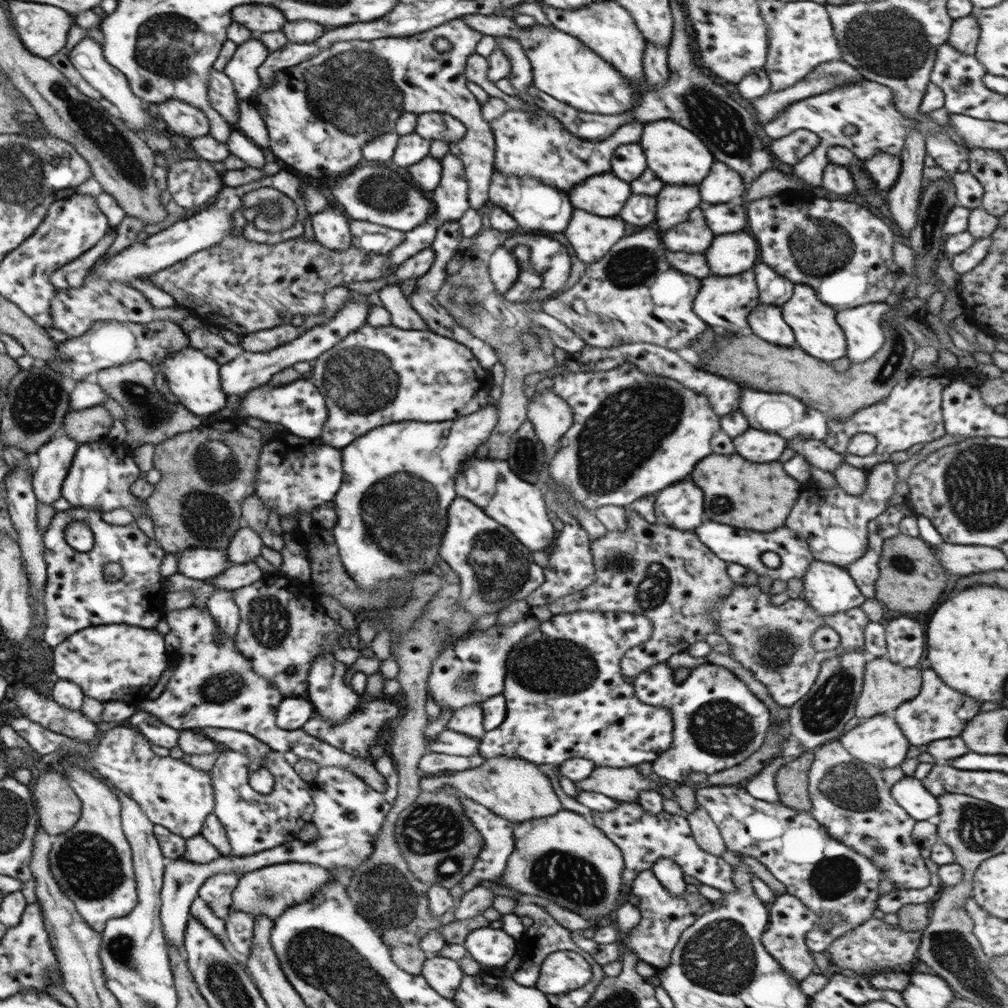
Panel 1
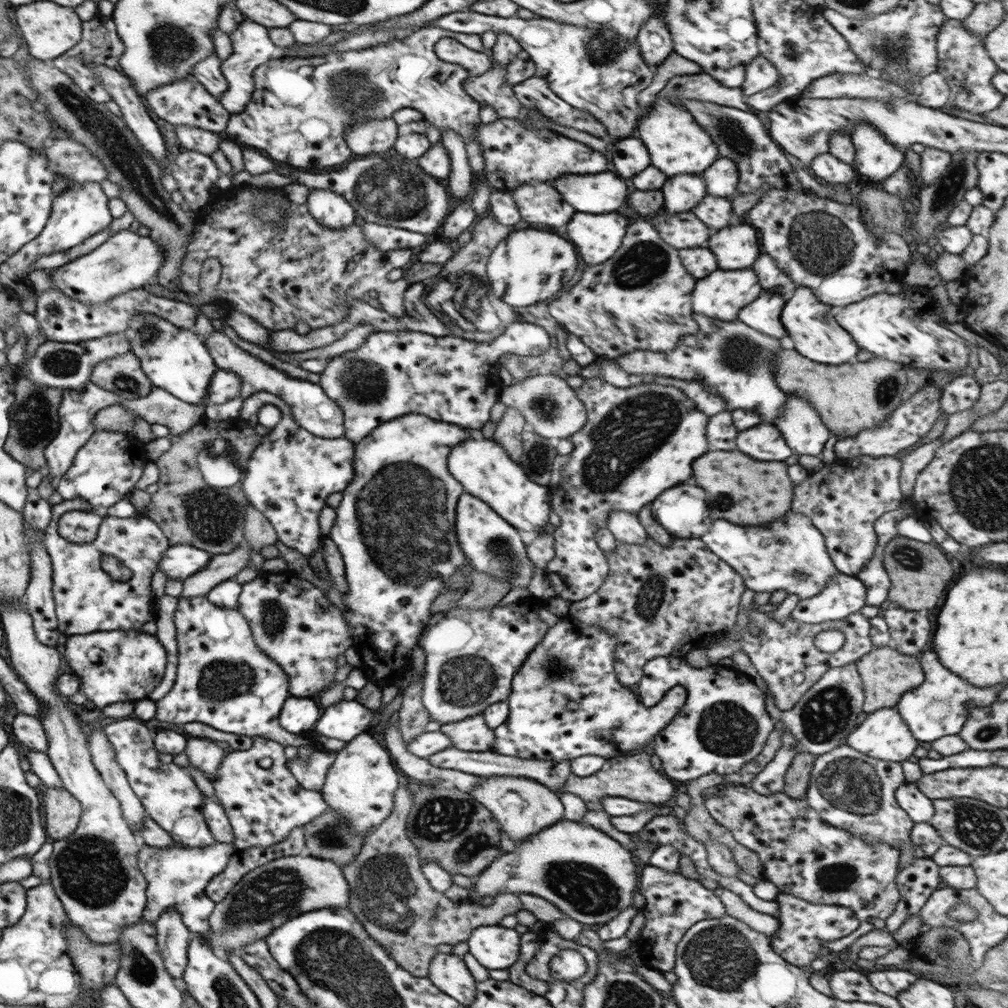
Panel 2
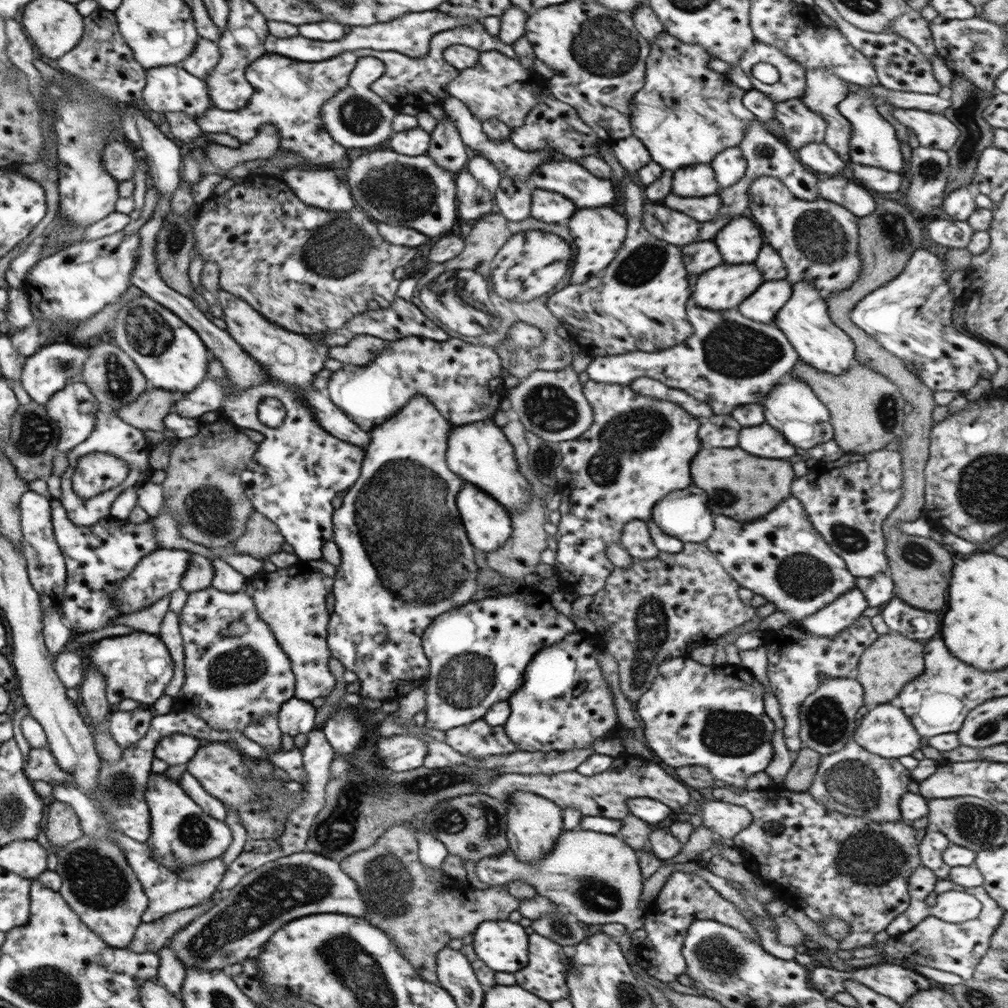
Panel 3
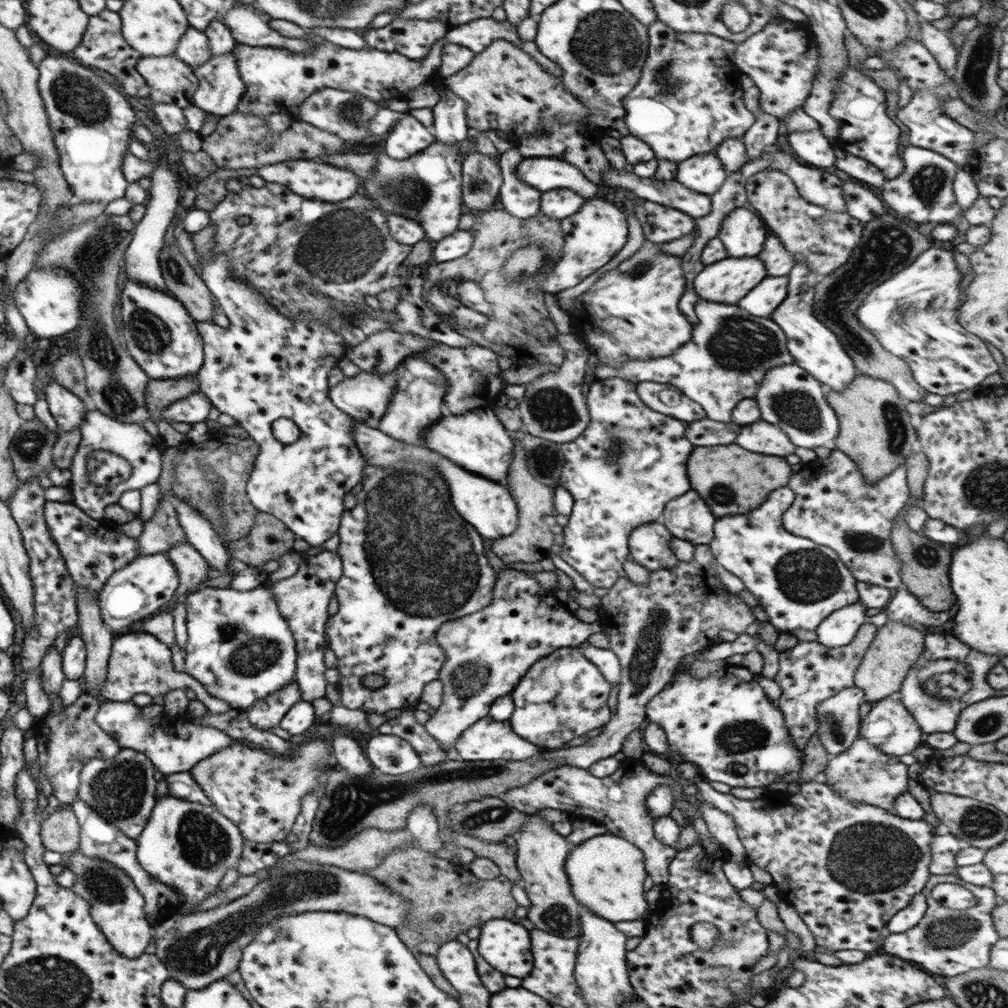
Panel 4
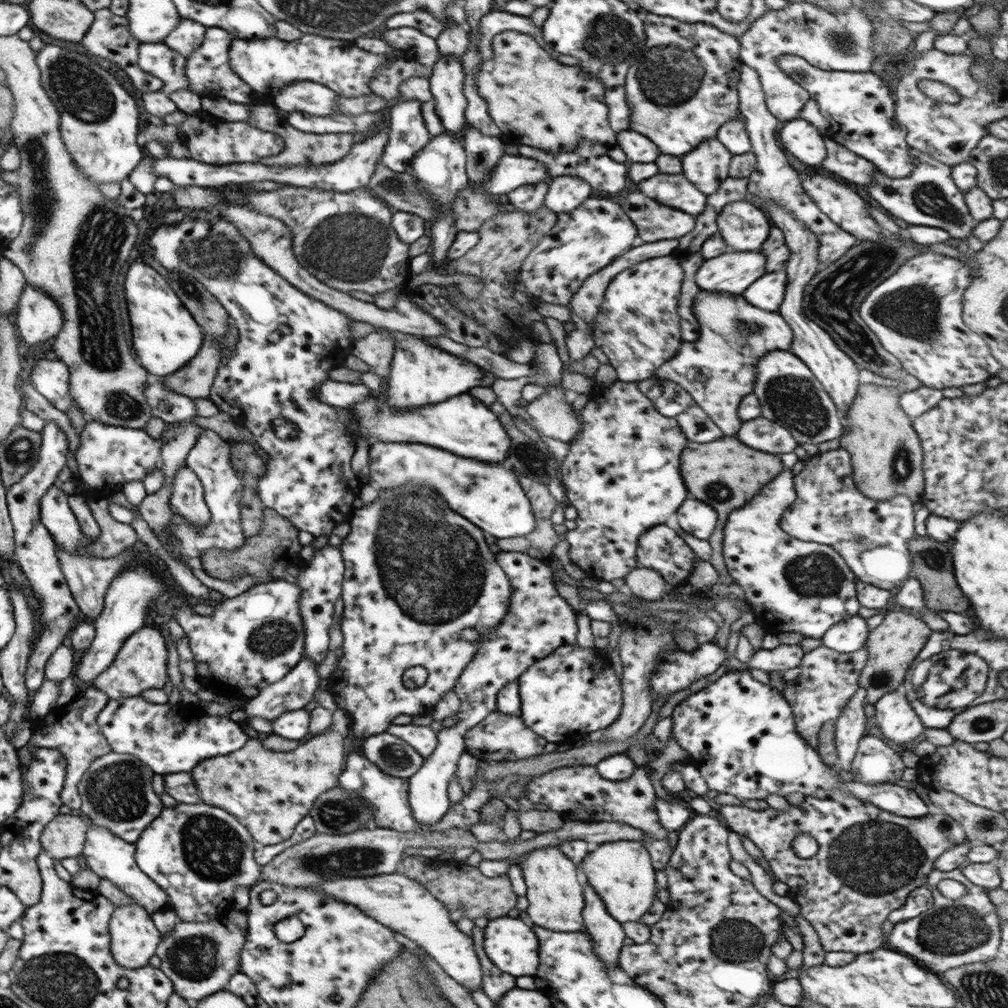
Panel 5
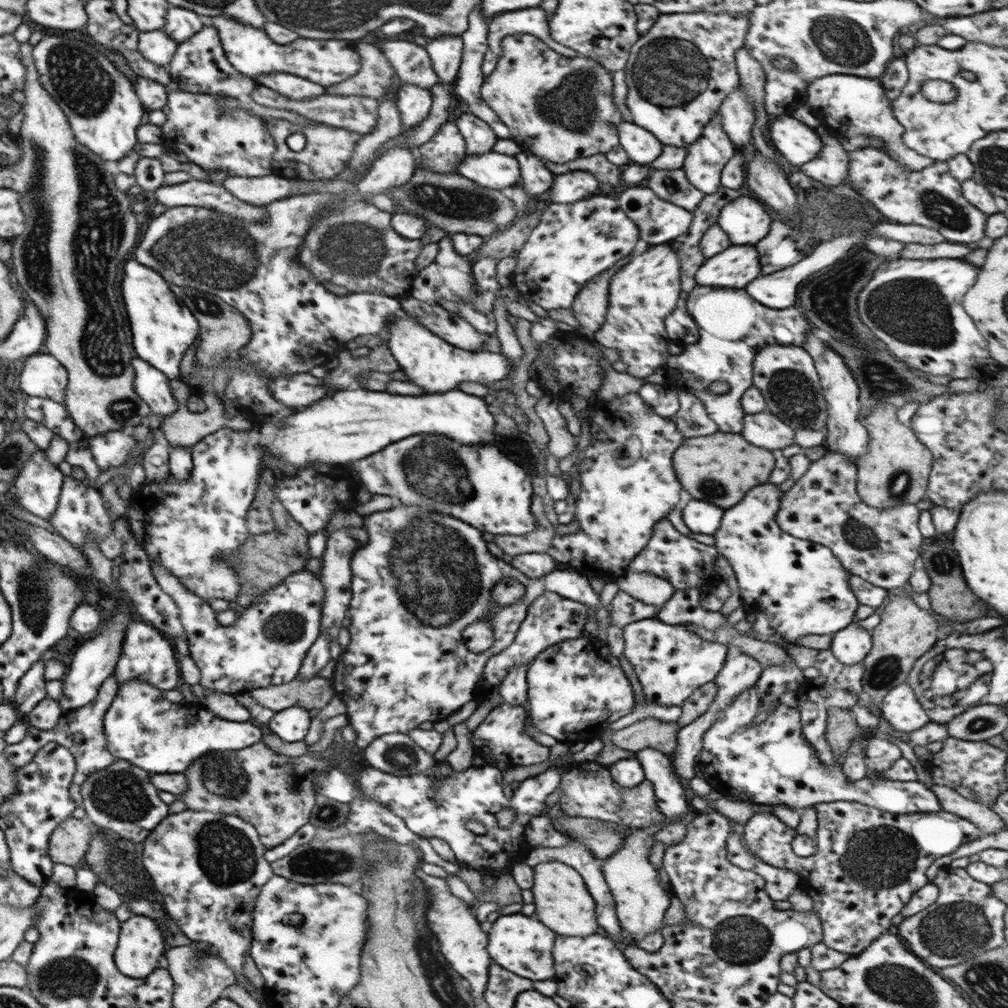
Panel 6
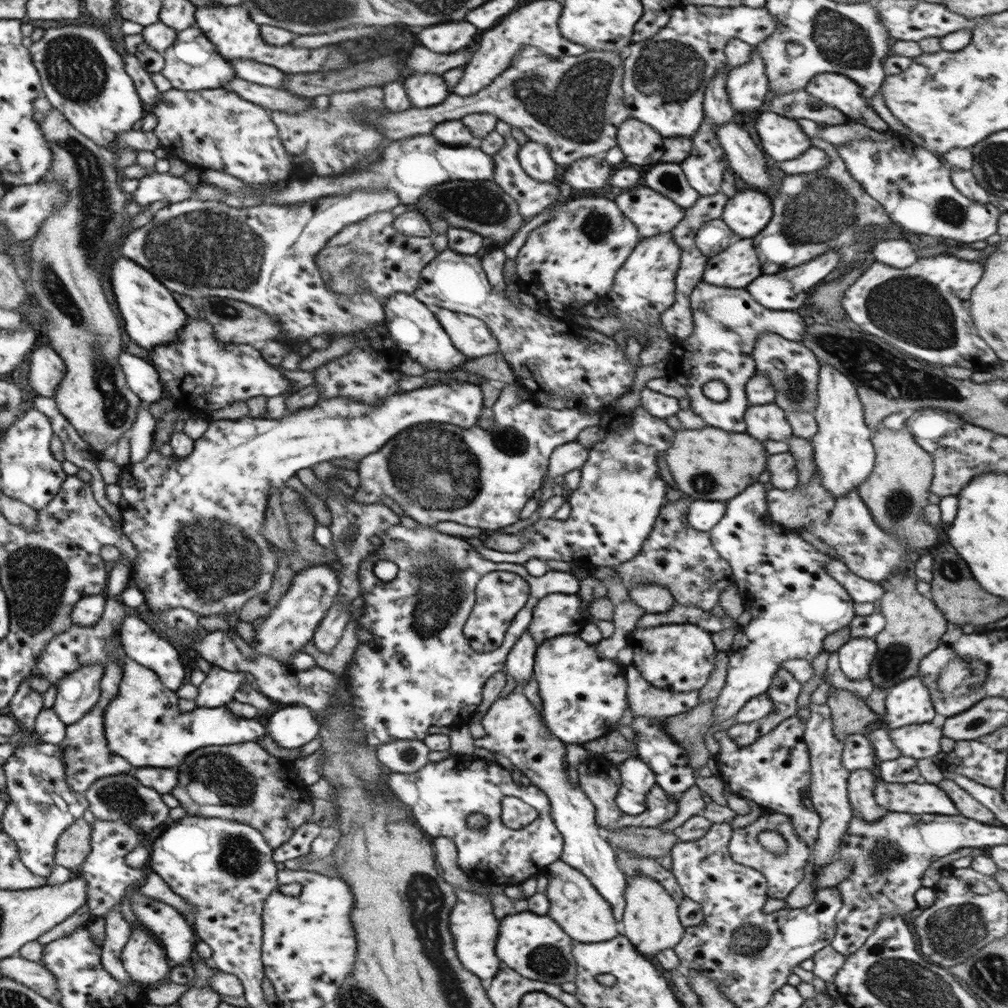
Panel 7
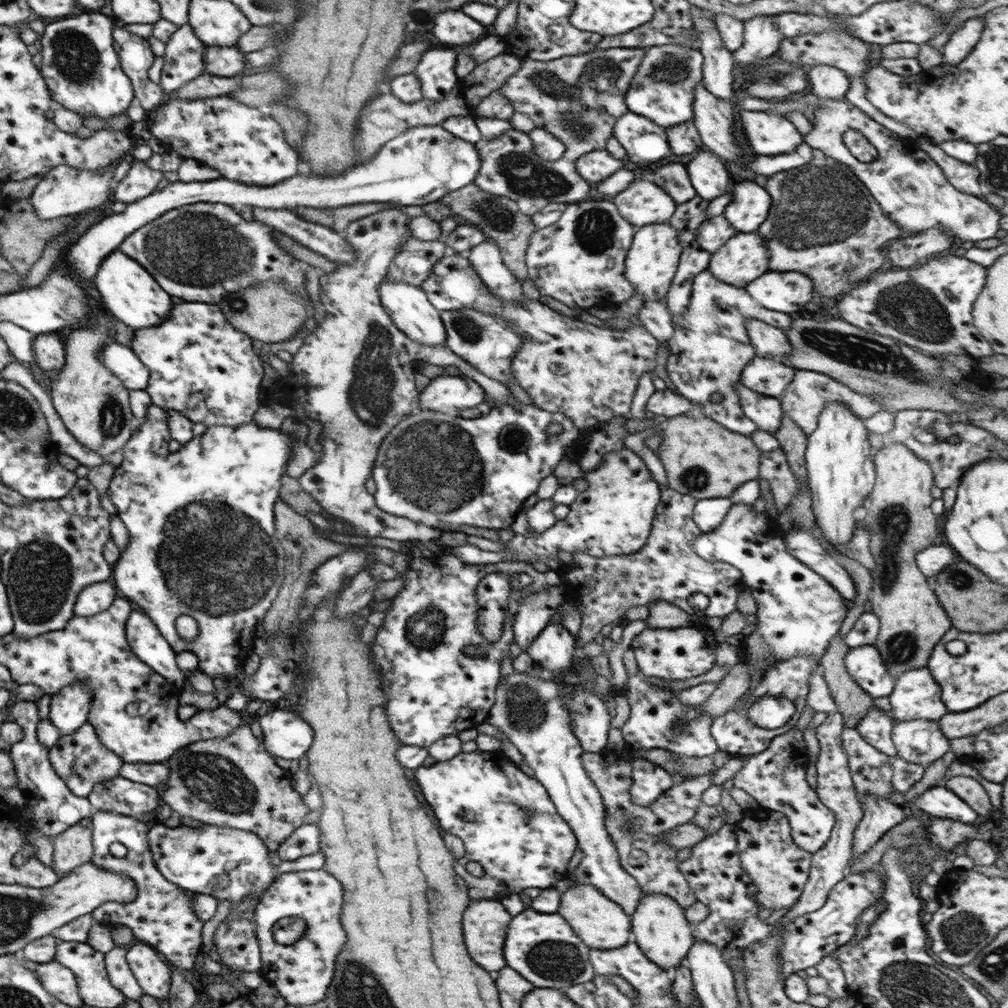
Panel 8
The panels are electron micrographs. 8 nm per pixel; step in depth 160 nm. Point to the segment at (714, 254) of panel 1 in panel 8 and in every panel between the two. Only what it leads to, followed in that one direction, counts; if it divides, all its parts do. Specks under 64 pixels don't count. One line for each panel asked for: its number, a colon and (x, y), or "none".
2: (735, 247)
3: (738, 242)
4: (742, 233)
5: (743, 225)
6: (744, 220)
7: (747, 213)
8: (749, 206)

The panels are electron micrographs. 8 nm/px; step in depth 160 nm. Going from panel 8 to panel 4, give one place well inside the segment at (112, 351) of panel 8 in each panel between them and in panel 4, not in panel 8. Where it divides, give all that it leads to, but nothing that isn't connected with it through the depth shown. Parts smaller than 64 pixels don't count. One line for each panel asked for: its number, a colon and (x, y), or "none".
4: (194, 408)
5: (171, 407)
6: (150, 385)
7: (141, 378)

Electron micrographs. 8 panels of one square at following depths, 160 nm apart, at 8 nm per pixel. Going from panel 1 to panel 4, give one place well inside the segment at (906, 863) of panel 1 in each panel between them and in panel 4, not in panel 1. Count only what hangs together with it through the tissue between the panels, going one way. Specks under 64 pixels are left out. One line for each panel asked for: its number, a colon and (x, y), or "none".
2: (847, 789)
3: (853, 781)
4: (863, 773)

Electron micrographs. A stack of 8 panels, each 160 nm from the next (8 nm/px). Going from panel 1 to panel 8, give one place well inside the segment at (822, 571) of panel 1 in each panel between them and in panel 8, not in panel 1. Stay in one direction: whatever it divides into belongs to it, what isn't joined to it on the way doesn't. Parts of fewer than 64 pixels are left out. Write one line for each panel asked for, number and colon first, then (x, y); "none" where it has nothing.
2: (842, 595)
3: (828, 621)
4: (835, 630)
5: (849, 634)
6: (849, 645)
7: (854, 656)
8: (863, 664)

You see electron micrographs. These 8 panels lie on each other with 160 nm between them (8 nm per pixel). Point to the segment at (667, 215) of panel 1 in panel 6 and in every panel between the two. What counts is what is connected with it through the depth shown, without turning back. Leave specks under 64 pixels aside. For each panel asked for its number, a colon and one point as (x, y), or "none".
2: (680, 193)
3: (698, 180)
4: (702, 173)
5: (705, 166)
6: (704, 159)

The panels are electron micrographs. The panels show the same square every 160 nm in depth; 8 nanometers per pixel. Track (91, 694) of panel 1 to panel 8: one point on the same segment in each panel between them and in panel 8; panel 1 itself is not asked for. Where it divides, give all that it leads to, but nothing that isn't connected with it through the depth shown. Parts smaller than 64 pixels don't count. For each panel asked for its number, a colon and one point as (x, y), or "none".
2: (112, 666)
3: (137, 666)
4: (138, 663)
5: (140, 664)
6: (147, 655)
7: (140, 643)
8: (143, 637)

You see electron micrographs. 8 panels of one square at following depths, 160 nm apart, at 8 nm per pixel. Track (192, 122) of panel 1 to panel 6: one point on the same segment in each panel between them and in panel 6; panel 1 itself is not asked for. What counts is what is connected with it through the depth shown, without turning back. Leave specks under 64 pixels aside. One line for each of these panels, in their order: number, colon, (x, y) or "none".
2: (184, 102)
3: (168, 88)
4: (170, 81)
5: (156, 58)
6: (155, 46)

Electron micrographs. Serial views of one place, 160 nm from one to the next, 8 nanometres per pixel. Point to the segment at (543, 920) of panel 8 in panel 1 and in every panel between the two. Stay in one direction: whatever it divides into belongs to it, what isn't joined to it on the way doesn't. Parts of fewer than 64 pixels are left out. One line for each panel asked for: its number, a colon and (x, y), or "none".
1: (492, 947)
2: (494, 947)
3: (502, 946)
4: (505, 946)
5: (511, 945)
6: (521, 944)
7: (533, 946)

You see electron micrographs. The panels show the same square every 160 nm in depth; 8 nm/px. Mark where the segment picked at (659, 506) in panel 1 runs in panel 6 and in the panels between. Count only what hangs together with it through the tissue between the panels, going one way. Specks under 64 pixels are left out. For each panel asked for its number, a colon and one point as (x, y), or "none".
2: (681, 511)
3: (683, 515)
4: (687, 518)
5: (693, 517)
6: (700, 518)

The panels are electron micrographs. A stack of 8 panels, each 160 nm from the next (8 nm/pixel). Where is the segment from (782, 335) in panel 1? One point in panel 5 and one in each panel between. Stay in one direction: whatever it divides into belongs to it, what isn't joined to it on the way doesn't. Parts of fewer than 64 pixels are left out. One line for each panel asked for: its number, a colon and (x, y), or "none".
2: (762, 315)
3: (761, 306)
4: (761, 301)
5: (766, 292)

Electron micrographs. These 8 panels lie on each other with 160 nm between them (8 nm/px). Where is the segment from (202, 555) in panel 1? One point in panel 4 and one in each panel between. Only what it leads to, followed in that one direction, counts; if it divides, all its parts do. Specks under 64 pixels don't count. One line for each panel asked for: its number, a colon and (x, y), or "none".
2: (178, 562)
3: (157, 574)
4: (135, 591)

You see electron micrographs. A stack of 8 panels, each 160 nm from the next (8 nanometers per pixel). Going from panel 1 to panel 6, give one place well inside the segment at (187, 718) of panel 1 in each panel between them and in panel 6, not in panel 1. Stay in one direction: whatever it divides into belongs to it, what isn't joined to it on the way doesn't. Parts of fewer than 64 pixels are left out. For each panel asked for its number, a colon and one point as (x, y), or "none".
2: (222, 680)
3: (230, 681)
4: (239, 668)
5: (252, 640)
6: (265, 645)

